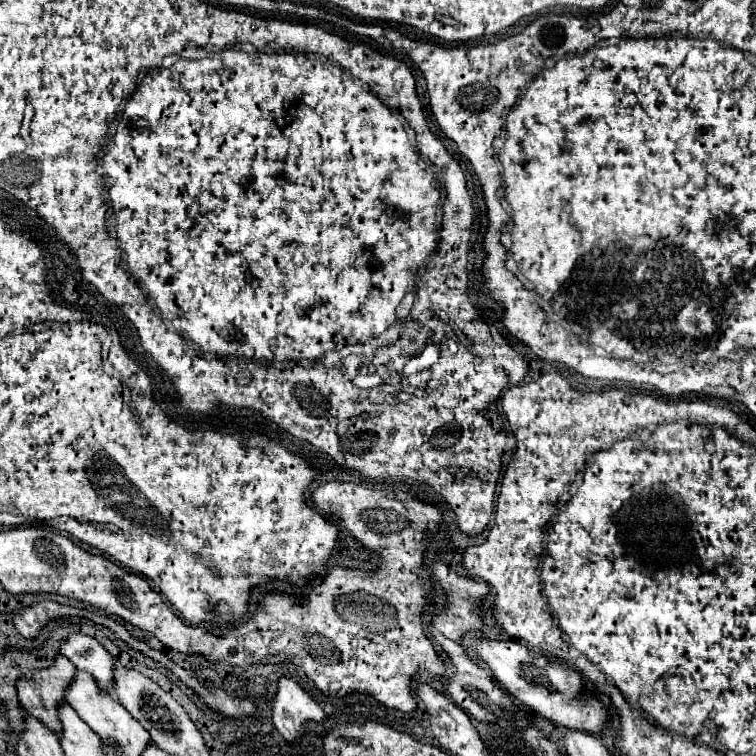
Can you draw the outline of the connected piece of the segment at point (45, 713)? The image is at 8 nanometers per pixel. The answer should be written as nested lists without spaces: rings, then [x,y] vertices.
[[[57,655],[51,667],[35,671],[33,675],[23,677],[17,683],[19,699],[25,705],[25,709],[57,737],[61,737],[63,733],[57,709],[65,701],[67,685],[71,685],[75,673],[77,673],[75,665],[71,665],[67,657]]]

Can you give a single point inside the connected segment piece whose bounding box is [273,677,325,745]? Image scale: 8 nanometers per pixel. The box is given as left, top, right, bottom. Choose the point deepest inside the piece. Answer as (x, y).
(292, 708)

